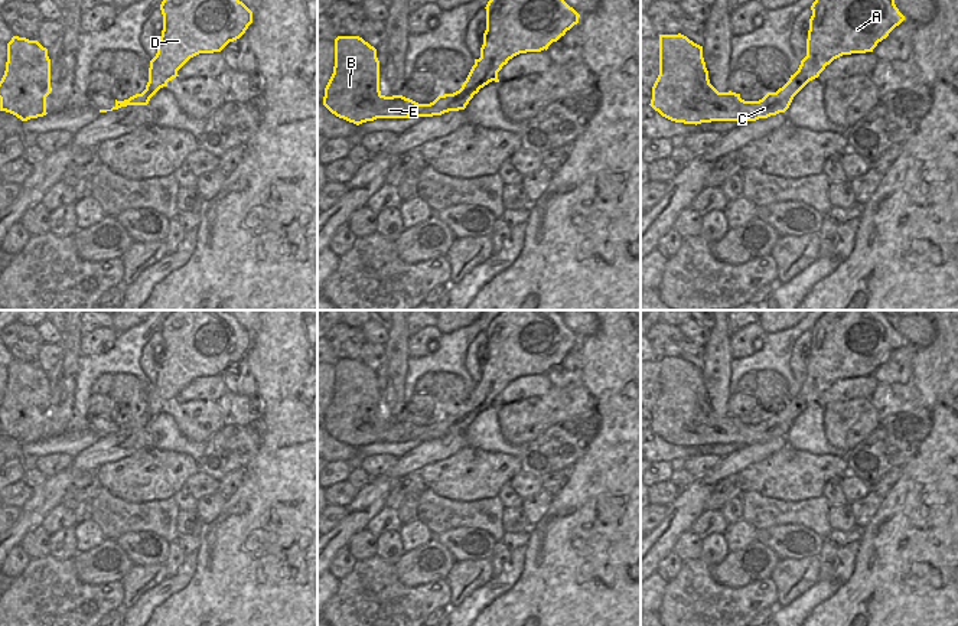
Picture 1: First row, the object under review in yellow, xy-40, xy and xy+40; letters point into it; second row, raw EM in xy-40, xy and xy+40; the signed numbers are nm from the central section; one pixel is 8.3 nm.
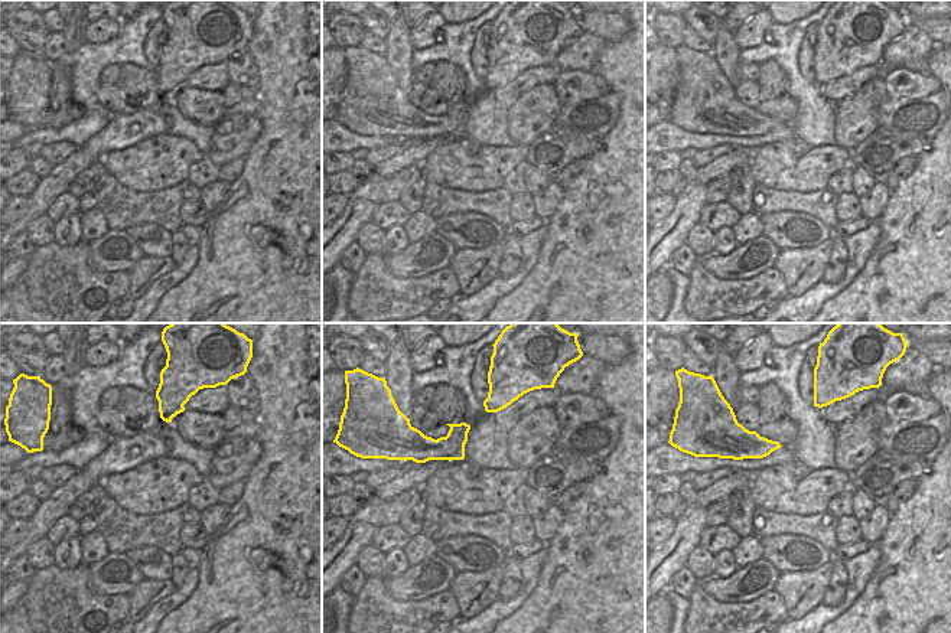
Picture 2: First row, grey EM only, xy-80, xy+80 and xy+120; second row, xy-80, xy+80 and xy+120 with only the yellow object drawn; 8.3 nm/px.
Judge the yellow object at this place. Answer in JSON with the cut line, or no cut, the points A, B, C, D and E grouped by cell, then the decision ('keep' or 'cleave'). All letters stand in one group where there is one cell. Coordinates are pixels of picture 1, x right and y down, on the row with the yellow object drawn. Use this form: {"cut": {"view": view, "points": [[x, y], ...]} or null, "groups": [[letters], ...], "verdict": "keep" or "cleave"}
{"cut": null, "groups": [["A", "B", "C", "D", "E"]], "verdict": "keep"}

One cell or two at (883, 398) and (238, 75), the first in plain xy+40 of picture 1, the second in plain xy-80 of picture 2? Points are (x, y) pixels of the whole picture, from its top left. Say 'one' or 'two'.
two

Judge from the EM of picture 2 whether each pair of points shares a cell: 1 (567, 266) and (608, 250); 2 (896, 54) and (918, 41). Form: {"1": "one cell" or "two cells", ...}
{"1": "one cell", "2": "one cell"}

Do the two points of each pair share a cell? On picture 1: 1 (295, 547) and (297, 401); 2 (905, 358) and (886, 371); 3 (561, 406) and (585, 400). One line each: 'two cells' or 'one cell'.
1: one cell
2: one cell
3: one cell

